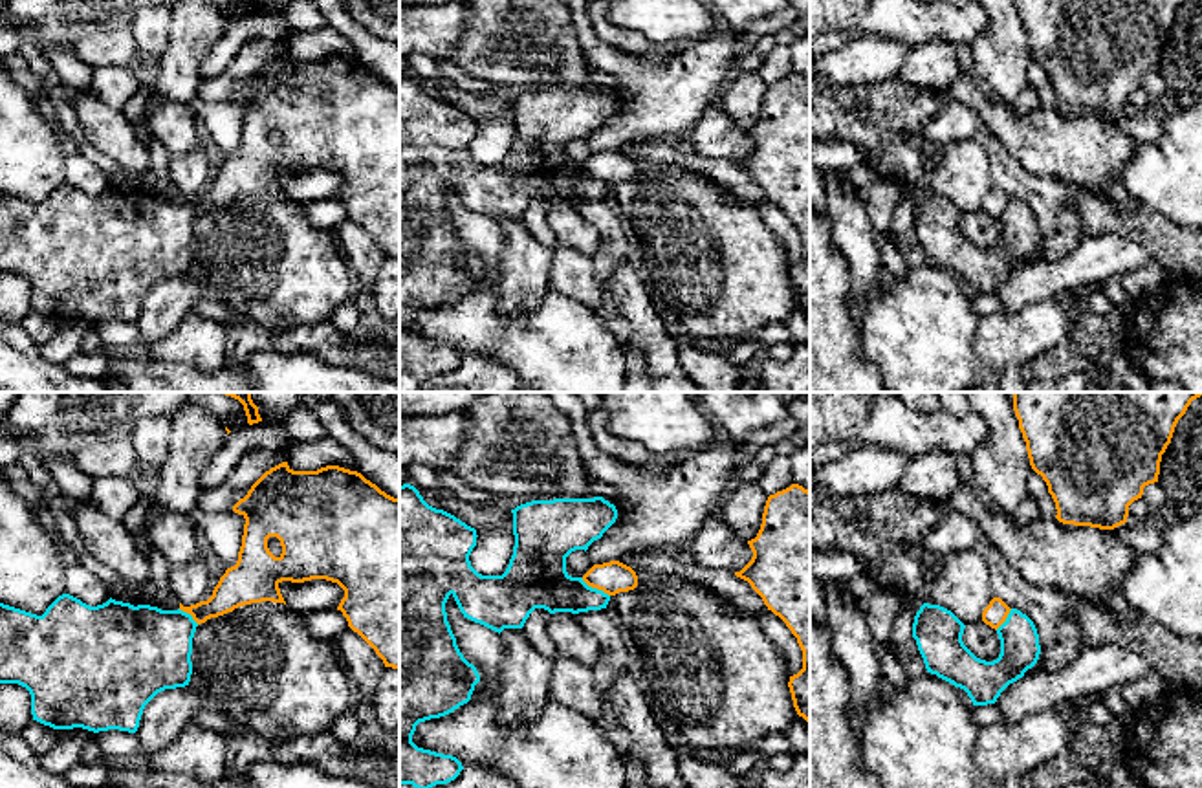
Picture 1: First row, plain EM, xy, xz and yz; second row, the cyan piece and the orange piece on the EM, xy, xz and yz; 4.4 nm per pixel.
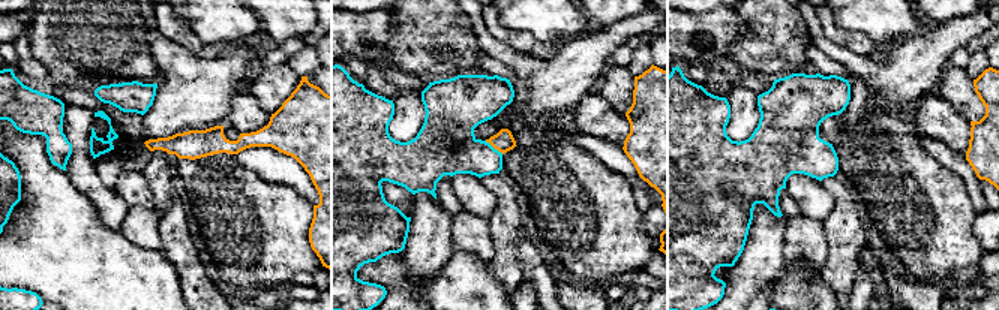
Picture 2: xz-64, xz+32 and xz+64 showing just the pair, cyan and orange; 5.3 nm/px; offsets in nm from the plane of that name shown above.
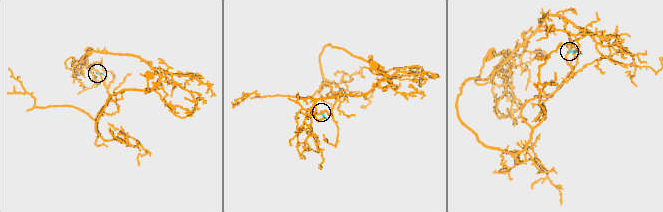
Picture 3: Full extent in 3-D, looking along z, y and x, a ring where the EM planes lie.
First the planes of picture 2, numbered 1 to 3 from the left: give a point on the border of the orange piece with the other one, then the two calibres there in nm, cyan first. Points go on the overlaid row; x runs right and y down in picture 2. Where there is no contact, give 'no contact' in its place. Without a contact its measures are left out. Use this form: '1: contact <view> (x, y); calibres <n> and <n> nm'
1: no contact
2: contact xz+32 (492, 147); calibres 320 and 110 nm
3: no contact

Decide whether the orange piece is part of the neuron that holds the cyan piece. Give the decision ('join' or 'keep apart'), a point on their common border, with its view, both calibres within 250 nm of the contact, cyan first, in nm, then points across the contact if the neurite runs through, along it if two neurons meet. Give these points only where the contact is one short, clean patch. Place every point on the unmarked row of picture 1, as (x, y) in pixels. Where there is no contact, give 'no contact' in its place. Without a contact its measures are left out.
keep apart; contact xz (596, 178); calibres 240 and 140 nm; border xz (581, 167), (609, 186)

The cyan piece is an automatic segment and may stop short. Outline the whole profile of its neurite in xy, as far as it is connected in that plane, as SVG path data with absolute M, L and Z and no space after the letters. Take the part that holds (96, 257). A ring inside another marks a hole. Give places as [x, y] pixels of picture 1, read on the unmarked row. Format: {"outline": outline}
{"outline": "M62 183L42 205L0 192L0 273L18 273L31 284L33 310L53 319L136 323L145 295L161 280L185 277L192 264L192 227L198 213L183 200L161 200L108 189L90 196Z"}

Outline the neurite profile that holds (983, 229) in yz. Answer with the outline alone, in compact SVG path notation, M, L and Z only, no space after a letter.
M982 209L966 214L962 231L980 249L993 251L1000 244L1000 229L997 220Z

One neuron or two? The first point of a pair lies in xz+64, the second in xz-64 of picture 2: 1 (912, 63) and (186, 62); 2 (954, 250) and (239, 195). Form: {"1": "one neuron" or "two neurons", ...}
{"1": "one neuron", "2": "one neuron"}

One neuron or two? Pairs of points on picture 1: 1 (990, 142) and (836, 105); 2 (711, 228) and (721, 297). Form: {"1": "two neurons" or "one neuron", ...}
{"1": "two neurons", "2": "one neuron"}

